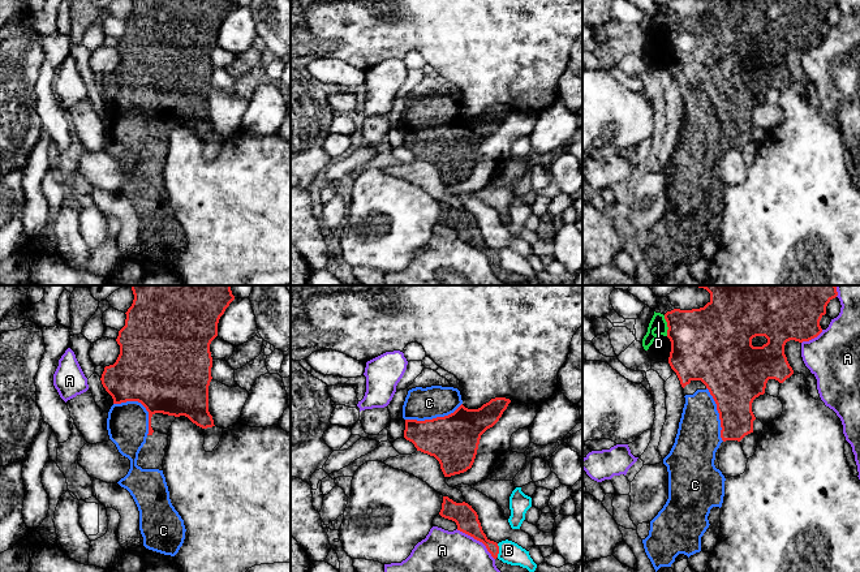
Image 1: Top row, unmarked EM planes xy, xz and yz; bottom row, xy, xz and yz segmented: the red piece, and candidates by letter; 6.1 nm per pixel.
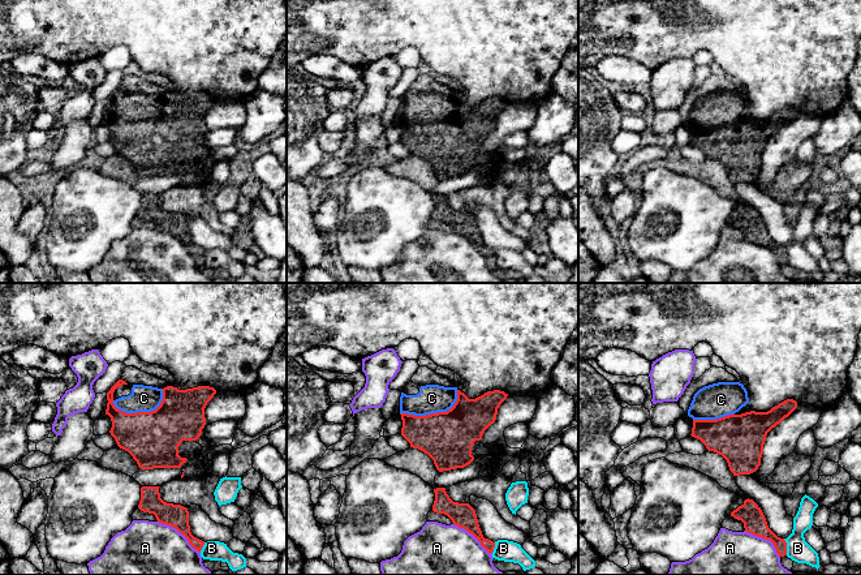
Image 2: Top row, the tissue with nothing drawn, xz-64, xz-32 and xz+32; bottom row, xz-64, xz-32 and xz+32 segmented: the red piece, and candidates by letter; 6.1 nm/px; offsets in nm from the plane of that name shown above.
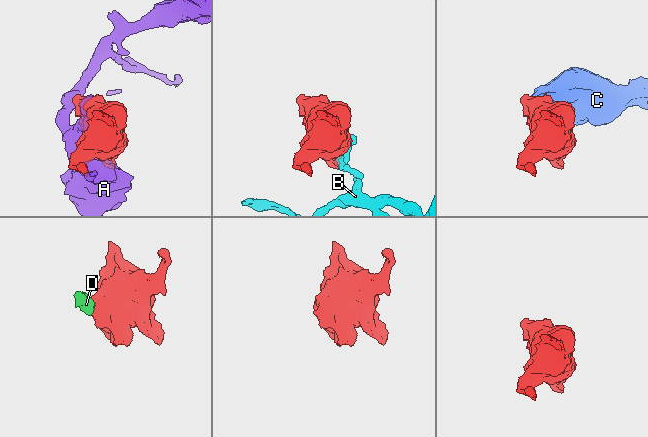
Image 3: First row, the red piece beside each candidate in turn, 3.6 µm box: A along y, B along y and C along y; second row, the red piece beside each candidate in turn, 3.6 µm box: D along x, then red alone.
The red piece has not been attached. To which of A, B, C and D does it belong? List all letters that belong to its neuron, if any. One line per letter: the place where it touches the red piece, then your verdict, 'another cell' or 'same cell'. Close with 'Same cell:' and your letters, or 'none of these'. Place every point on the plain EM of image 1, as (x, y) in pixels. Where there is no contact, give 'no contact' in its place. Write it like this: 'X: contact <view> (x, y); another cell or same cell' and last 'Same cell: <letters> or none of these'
A: contact xz (477, 248); another cell
B: contact xz (498, 258); another cell
C: contact xy (142, 112); same cell
D: contact yz (667, 34); same cell
Same cell: C, D

